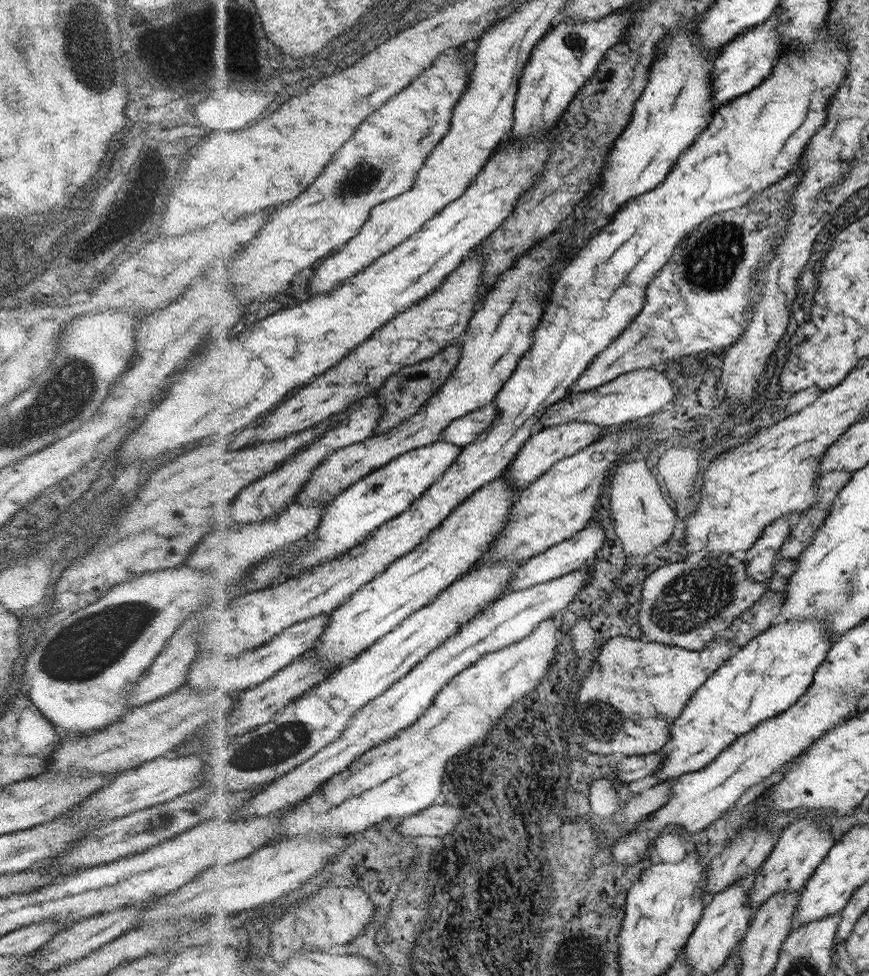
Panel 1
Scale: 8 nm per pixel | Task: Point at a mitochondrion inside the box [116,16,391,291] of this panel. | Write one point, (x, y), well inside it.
(362, 176)

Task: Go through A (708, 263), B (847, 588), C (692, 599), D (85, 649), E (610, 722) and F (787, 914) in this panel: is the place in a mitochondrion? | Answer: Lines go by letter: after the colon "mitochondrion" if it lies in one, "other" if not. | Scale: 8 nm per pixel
A: mitochondrion
B: mitochondrion
C: mitochondrion
D: mitochondrion
E: mitochondrion
F: other

